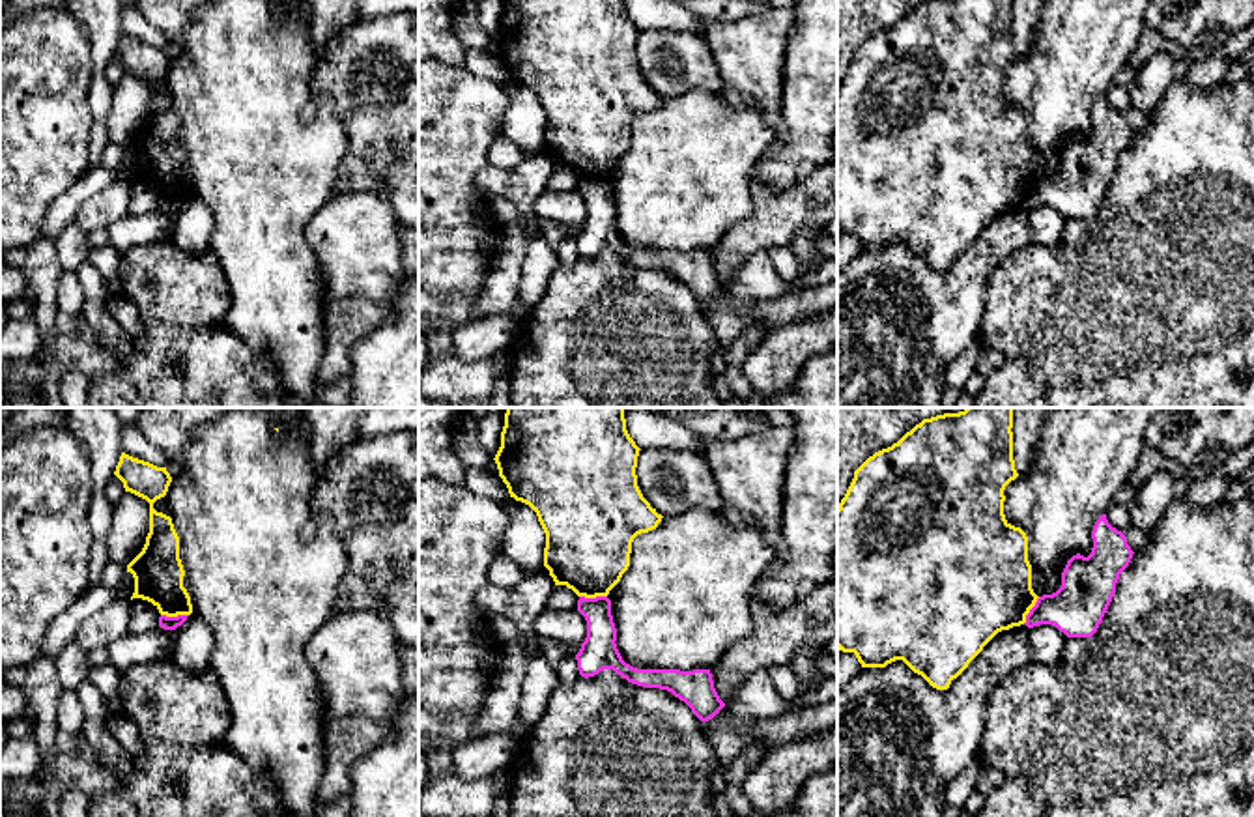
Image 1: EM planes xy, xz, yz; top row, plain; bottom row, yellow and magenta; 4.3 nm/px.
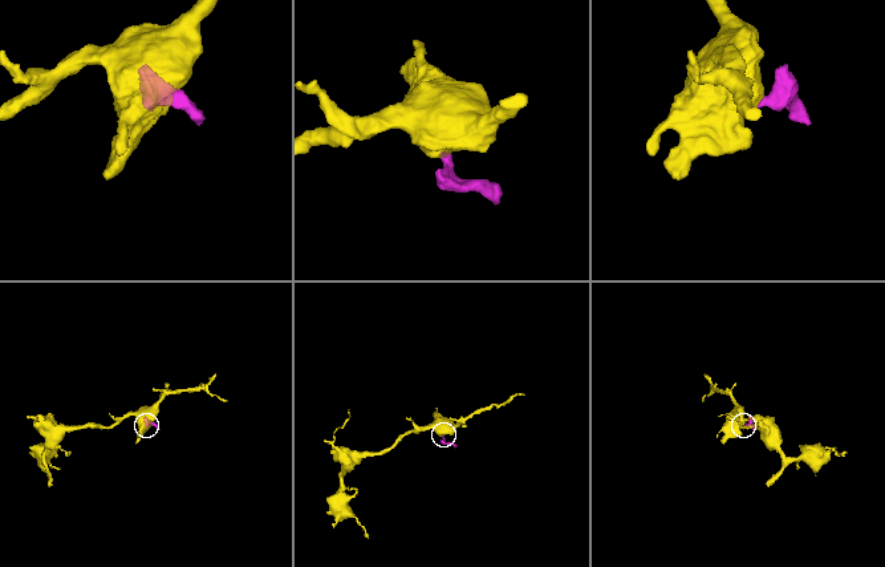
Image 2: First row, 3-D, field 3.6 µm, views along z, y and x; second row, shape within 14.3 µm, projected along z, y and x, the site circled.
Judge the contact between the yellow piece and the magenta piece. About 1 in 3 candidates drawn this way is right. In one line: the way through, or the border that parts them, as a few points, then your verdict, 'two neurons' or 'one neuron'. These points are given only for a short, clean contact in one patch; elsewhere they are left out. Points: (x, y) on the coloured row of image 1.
border xy (161, 614), (187, 616); two neurons

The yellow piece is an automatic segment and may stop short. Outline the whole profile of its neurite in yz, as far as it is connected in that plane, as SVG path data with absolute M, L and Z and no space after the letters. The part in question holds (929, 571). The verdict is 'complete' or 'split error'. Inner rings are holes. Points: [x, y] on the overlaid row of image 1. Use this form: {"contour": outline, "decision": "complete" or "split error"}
{"contour": "M966 408L959 413L944 413L923 419L897 443L869 456L837 507L837 649L854 652L862 667L886 667L903 660L914 673L921 675L933 688L948 690L983 647L1002 630L1020 626L1037 602L1032 589L1032 565L1028 561L1028 537L1011 525L1004 514L1004 490L1019 477L1013 460L1013 408Z", "decision": "complete"}

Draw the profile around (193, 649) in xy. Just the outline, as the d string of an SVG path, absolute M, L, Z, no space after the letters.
M194 613L176 628L174 662L189 671L202 673L209 669L213 636L209 626Z

